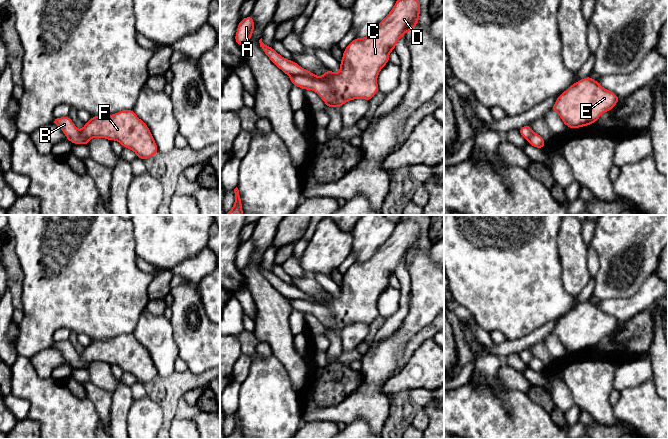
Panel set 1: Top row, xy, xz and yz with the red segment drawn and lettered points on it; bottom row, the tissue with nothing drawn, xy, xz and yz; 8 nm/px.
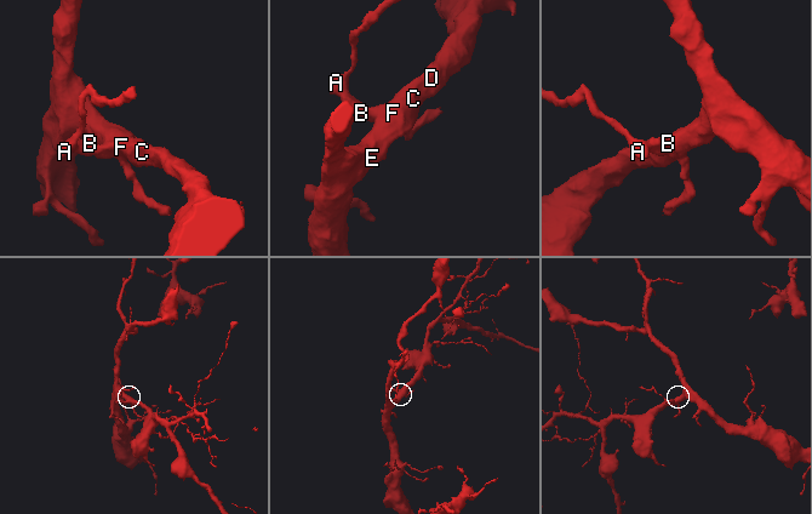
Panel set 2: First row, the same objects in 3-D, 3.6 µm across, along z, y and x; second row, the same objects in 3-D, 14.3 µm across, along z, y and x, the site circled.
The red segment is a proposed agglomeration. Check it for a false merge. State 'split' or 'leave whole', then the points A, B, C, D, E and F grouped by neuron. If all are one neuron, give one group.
leave whole; groups A B C D E F

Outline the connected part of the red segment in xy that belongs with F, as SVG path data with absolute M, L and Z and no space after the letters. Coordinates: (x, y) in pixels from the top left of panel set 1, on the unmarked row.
M134 334L92 340L80 355L69 340L54 342L52 348L59 350L72 368L87 369L91 362L105 362L118 365L124 372L134 375L142 384L158 377L152 357Z

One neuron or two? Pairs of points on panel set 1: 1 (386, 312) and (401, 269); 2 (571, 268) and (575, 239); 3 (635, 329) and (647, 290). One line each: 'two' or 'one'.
1: two
2: one
3: two

